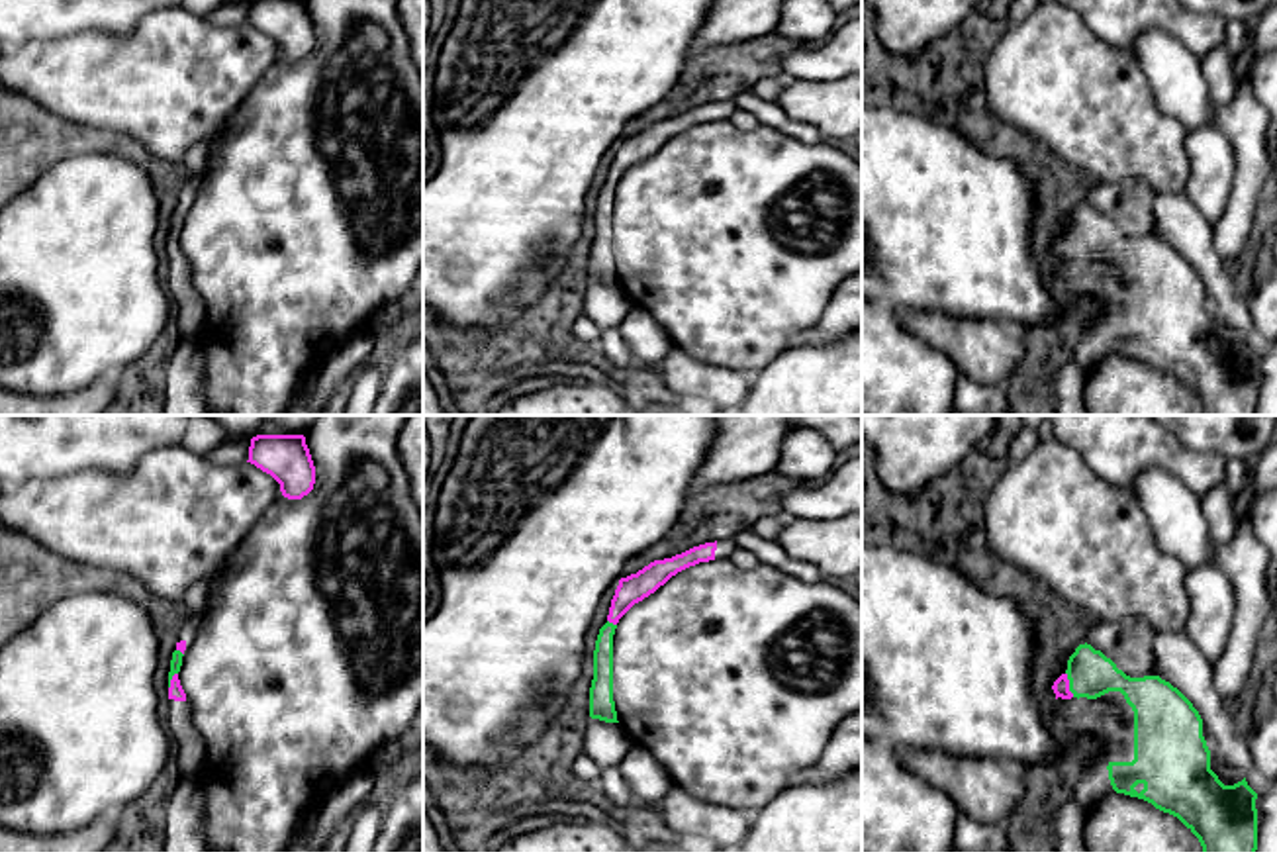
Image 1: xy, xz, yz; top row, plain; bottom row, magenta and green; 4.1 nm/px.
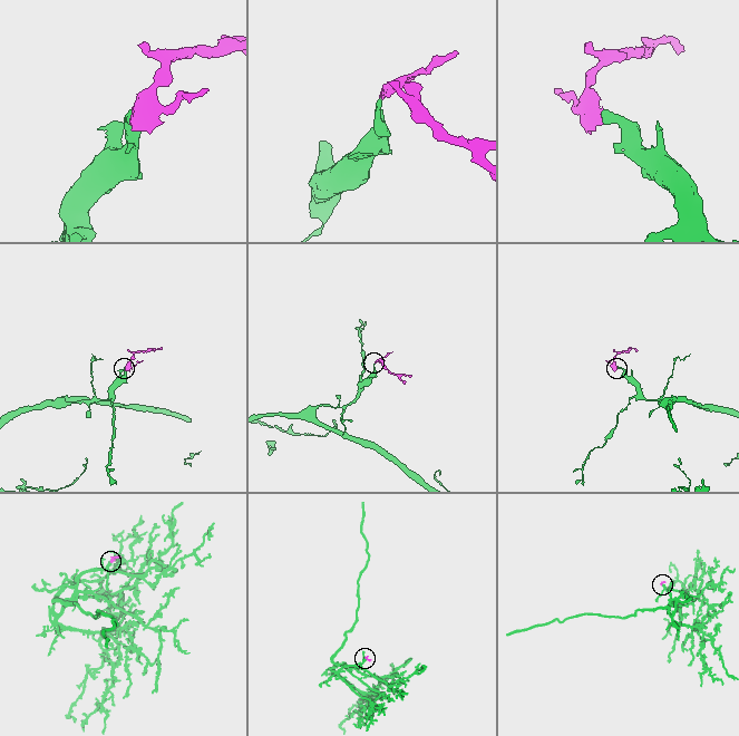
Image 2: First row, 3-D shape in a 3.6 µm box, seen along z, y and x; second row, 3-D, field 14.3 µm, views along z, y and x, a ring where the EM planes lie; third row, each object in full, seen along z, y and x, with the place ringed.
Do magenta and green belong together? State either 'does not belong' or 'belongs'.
belongs

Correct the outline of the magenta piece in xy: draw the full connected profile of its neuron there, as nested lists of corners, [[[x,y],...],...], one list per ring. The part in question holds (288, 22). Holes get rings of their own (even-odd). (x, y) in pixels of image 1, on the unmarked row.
[[[251,0],[247,24],[270,35],[288,61],[302,61],[313,51],[315,27],[306,0]]]

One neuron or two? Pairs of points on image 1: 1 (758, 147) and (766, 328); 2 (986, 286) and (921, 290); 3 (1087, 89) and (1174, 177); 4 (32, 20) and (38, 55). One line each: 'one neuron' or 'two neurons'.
1: one neuron
2: one neuron
3: one neuron
4: two neurons

